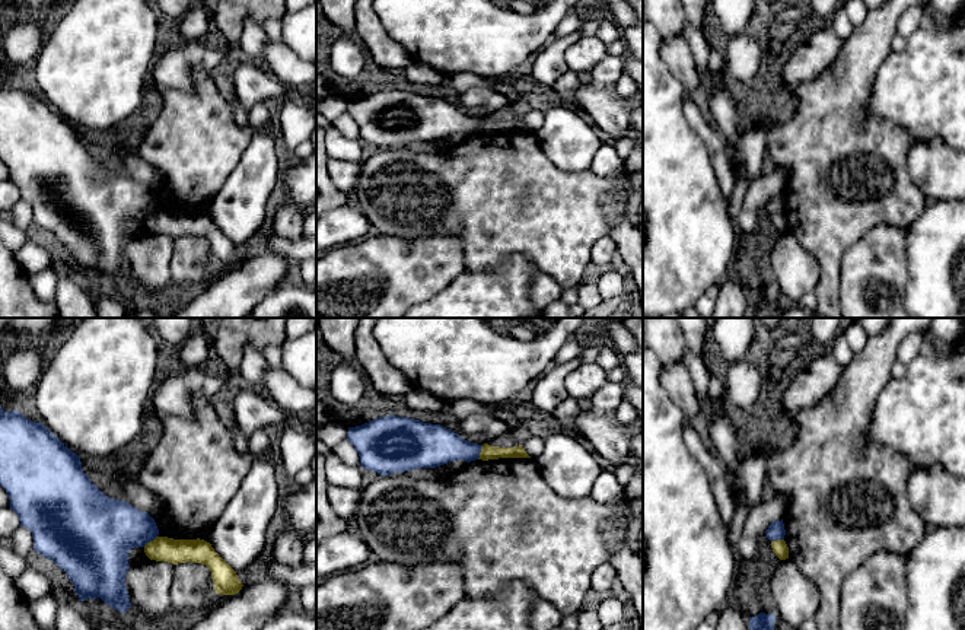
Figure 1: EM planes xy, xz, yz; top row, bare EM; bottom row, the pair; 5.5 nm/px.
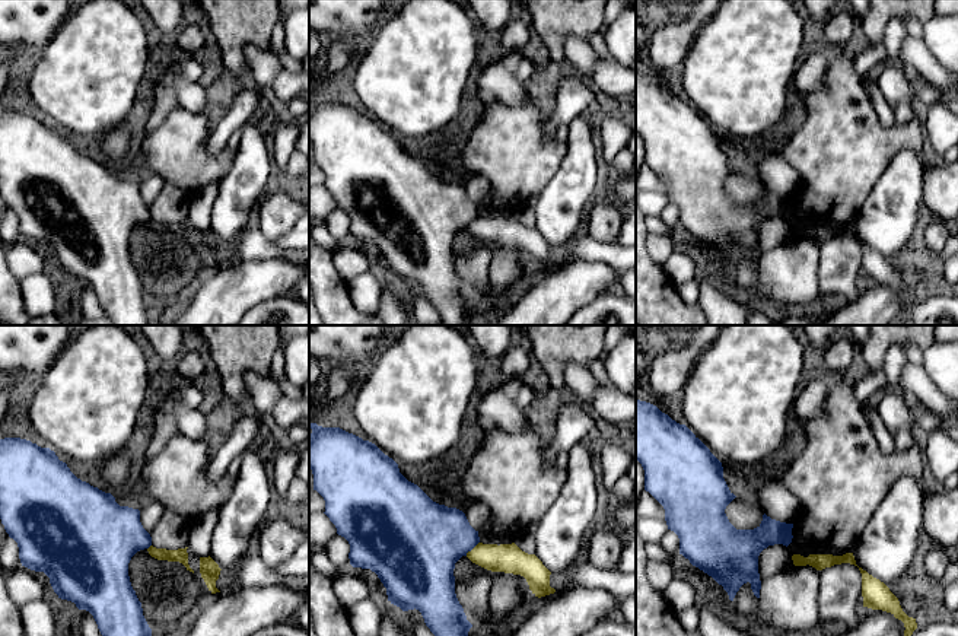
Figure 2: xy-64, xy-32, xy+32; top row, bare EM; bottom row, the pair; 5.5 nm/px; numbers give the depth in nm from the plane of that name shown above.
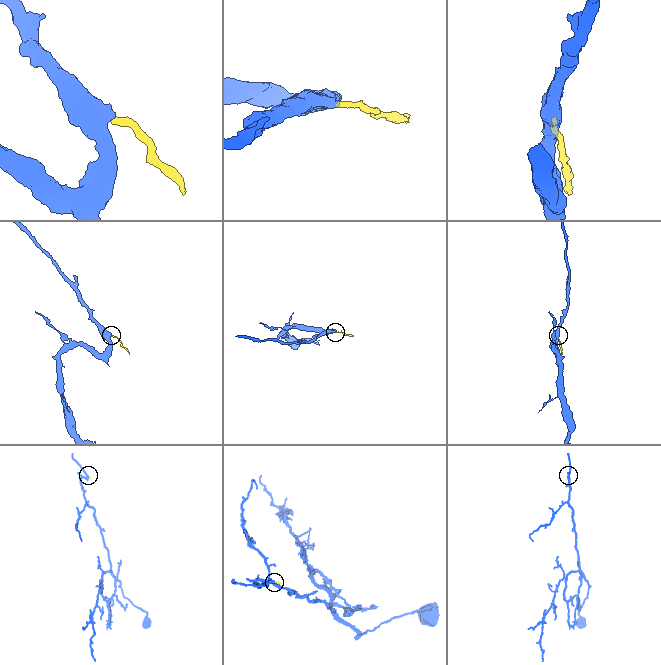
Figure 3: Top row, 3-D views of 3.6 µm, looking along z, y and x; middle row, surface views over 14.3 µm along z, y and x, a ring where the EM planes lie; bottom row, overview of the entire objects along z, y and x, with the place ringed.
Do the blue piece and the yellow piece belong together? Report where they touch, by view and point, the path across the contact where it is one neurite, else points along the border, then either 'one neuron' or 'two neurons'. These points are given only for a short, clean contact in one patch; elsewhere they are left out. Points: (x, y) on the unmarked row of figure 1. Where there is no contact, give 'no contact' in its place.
meets blue in xz at (480, 124); border along xz (483, 118), (477, 131); two neurons

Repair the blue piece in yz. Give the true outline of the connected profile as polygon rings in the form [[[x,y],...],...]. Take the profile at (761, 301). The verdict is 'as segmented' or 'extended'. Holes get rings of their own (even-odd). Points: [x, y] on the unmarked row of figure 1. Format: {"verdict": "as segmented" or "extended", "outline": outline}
{"verdict": "as segmented", "outline": [[[759,286],[749,290],[749,316],[748,318],[775,318],[774,305],[775,287]]]}

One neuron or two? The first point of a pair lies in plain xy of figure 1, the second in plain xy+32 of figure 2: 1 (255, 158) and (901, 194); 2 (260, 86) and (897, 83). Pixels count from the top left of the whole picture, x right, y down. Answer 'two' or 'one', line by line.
1: one
2: one

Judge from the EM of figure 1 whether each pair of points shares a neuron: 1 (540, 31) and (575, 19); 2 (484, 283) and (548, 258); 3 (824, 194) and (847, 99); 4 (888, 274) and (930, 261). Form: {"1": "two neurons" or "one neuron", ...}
{"1": "two neurons", "2": "two neurons", "3": "one neuron", "4": "two neurons"}

